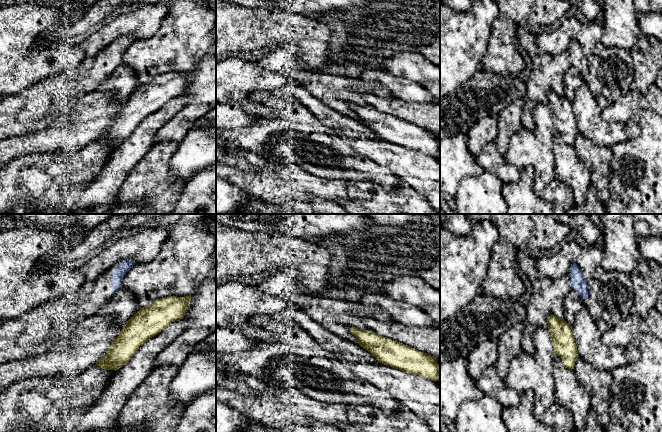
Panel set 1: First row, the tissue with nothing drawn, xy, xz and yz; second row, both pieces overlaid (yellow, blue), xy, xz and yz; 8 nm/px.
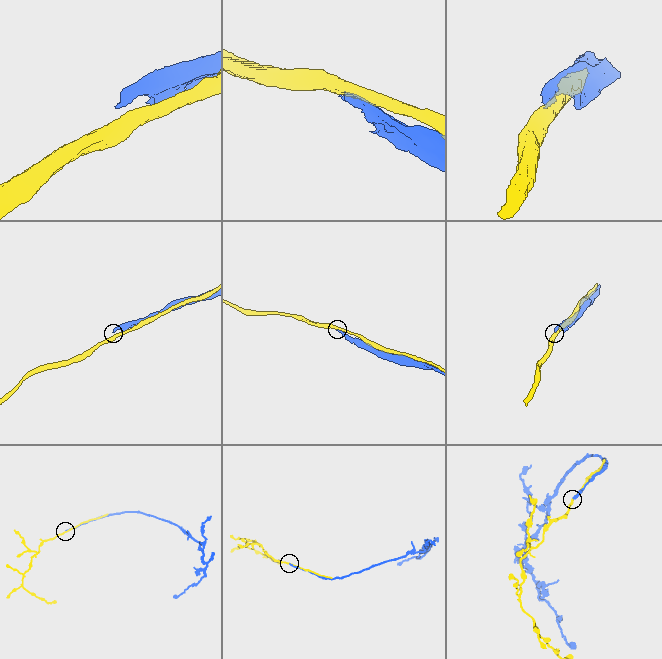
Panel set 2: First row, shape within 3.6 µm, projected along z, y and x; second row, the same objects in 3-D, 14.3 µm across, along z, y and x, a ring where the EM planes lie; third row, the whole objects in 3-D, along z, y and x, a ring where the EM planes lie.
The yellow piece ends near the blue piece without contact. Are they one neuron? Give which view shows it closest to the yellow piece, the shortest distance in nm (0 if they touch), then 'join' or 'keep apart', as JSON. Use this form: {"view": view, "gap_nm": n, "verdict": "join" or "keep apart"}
{"view": "yz", "gap_nm": 220, "verdict": "keep apart"}

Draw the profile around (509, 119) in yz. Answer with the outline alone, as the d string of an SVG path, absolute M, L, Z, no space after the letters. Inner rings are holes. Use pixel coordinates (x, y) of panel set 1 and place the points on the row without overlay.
M520 97L511 102L498 115L498 135L494 142L502 155L507 154L512 136L522 127L524 106L524 97Z

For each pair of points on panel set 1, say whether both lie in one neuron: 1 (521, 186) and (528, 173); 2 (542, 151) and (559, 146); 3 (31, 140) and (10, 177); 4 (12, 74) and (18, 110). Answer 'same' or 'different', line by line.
1: same
2: different
3: different
4: different

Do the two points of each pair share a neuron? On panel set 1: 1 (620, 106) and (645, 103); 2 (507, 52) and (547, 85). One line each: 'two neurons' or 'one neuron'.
1: one neuron
2: two neurons

